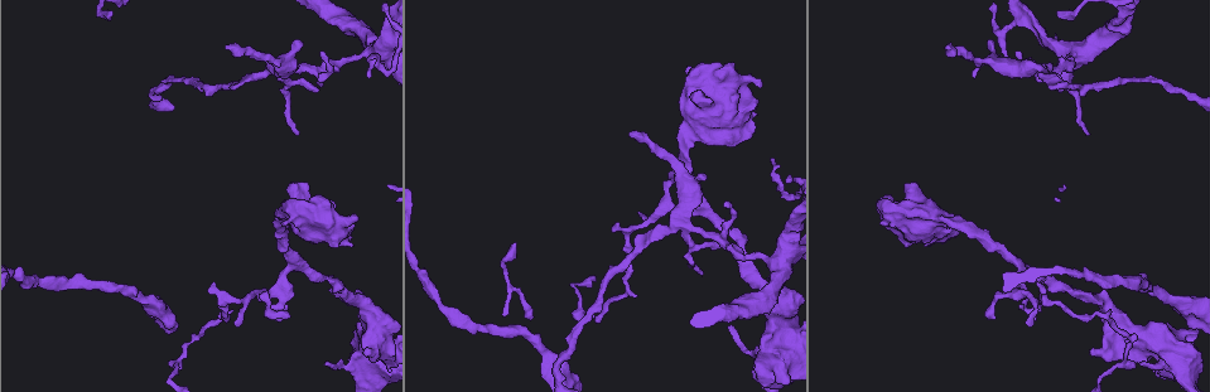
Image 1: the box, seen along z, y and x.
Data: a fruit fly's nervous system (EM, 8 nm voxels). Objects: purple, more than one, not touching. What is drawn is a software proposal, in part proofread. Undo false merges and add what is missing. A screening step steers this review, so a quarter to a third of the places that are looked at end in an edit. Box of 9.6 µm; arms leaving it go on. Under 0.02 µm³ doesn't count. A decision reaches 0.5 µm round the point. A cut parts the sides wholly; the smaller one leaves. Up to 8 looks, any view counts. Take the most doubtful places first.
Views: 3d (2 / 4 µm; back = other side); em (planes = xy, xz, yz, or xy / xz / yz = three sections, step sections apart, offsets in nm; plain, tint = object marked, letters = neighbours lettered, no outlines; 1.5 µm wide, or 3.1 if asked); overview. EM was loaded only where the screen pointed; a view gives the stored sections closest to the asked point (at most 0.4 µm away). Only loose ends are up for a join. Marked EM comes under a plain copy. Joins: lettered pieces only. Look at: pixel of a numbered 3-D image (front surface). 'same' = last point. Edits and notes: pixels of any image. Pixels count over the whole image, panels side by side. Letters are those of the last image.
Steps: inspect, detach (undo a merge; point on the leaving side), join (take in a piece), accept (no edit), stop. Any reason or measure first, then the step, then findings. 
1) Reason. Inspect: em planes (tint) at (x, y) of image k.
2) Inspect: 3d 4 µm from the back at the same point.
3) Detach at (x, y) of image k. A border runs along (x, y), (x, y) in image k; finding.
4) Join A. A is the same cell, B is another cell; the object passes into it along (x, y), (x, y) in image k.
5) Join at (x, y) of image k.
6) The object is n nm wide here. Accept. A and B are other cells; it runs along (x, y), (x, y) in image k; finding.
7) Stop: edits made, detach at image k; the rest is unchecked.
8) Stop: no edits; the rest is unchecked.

Tapers out. Inspect: em planes (letters) at (616, 222) of image 1.

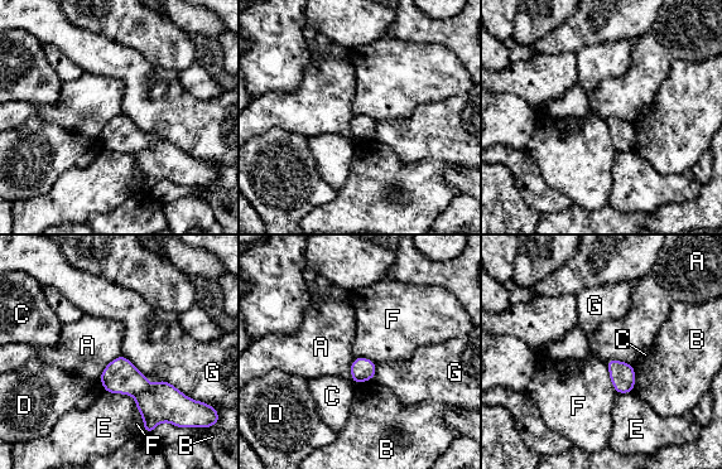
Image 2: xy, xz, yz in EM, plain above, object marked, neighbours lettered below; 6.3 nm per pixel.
Accept. A, B, C, D, E, F and G are other cells; a border runs along (606, 363), (616, 392) in image 2; none of them fits.

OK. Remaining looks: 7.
Tapers out. Inspect: em xz step 8 (tint) at (1089, 132) of image 1.

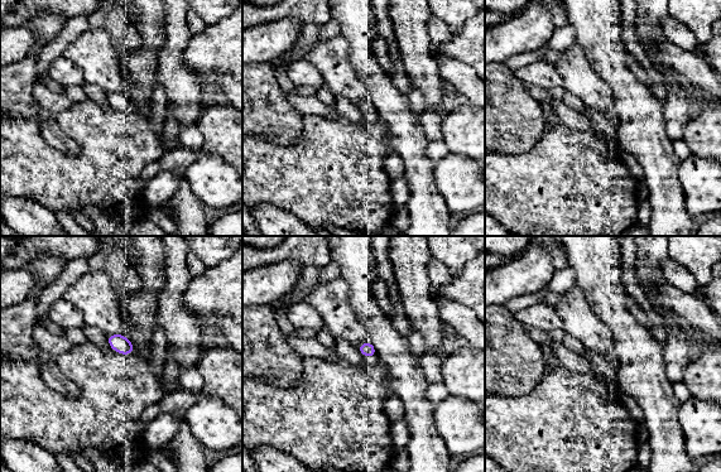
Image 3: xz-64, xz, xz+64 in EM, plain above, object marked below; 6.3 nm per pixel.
Inspect: em planes (letters) at the same point.

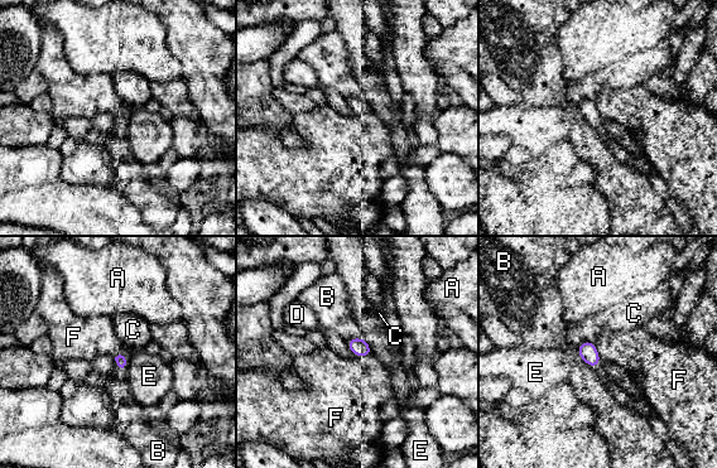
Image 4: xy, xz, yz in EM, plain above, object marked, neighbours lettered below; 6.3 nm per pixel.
The object is 70 nm wide here; the longest contact is with B, 180 nm. Accept. A, B, C, D, E and F are other cells; no lettered piece goes on from it.

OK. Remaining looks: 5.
Thick end. Inspect: 3d 4 µm at (366, 357) of image 1.

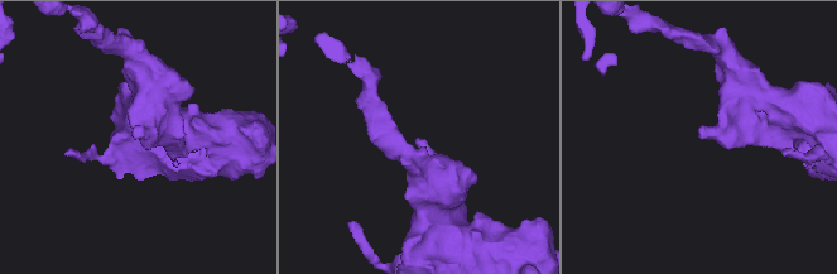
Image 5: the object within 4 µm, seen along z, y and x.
Shape alone is not enough. Inspect: em planes (letters) at (701, 138) of image 5.

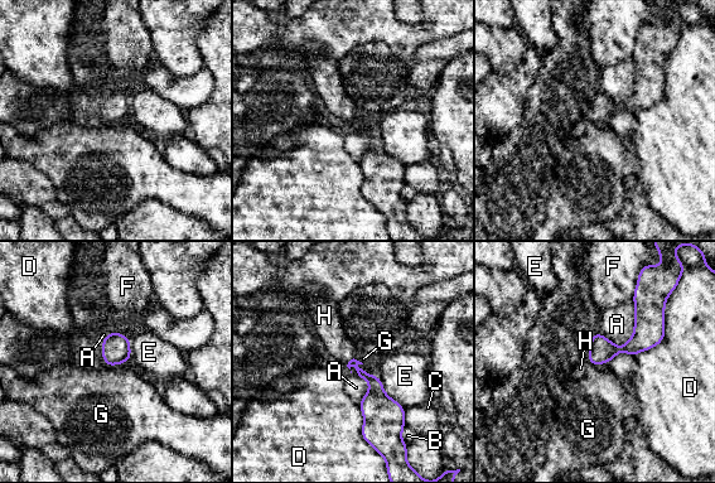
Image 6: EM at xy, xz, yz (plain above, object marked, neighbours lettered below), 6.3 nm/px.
Join H. H is the same cell, A, B, C, D, E, F and G are other cells; the object passes into it along (602, 351), (588, 360), (580, 368) in image 6; it goes on there.

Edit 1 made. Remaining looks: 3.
Stop: edits made, join at image 6; the rest is unchecked.

